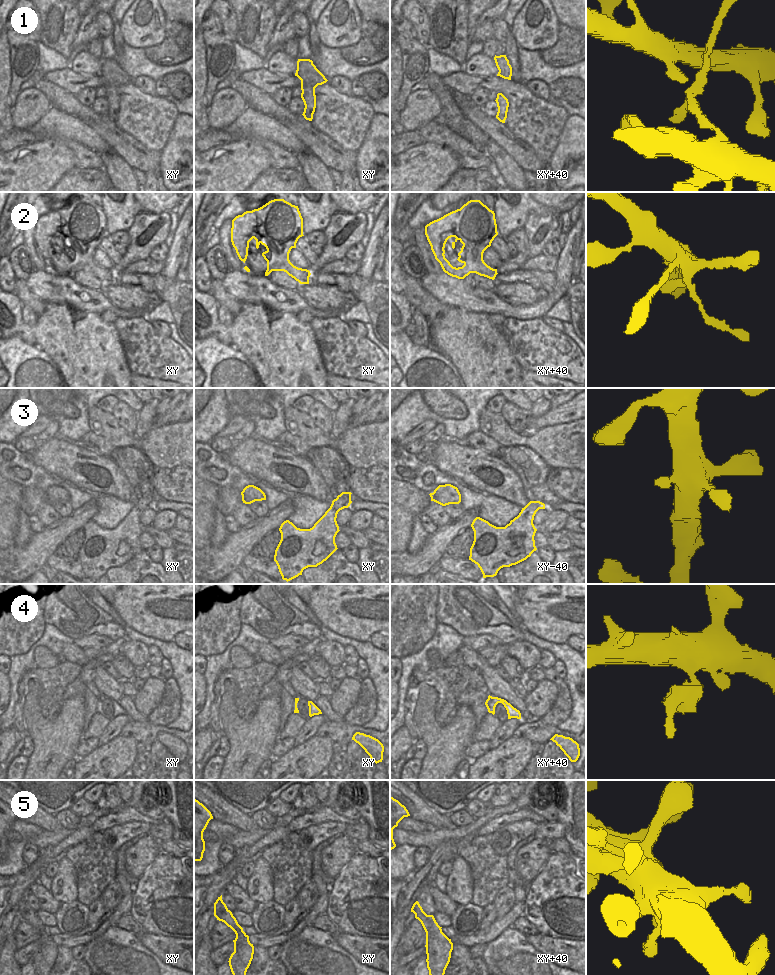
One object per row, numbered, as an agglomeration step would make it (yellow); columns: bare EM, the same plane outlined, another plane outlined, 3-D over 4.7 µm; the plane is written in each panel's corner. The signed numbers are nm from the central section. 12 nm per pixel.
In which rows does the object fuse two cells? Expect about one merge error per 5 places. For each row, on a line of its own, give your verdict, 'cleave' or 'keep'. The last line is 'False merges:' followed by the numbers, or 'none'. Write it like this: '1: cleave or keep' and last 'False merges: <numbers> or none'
1: cleave
2: keep
3: keep
4: keep
5: keep
False merges: 1

